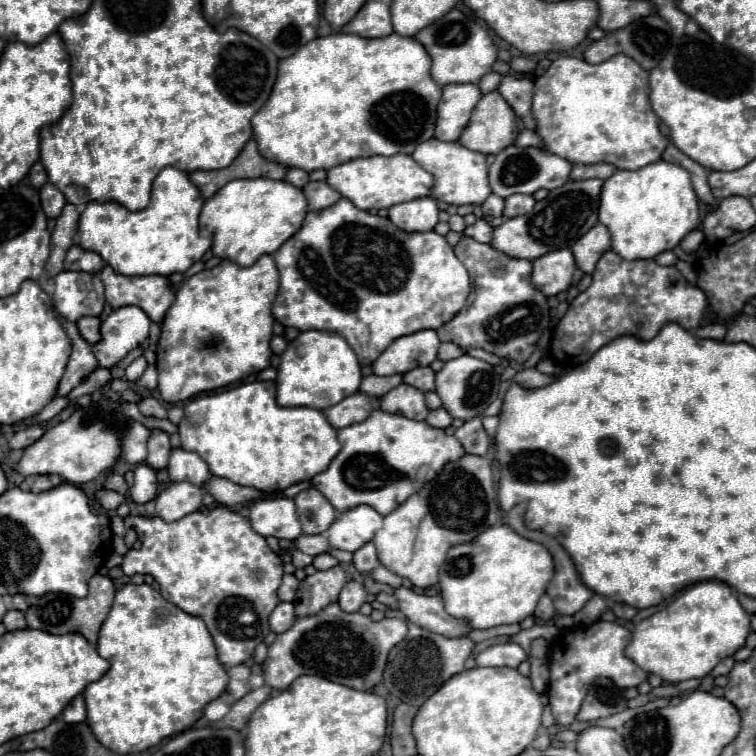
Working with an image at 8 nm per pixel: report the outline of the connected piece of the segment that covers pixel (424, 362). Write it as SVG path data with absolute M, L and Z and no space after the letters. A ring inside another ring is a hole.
M420 330L408 336L398 338L384 350L378 360L372 364L374 374L390 376L390 374L406 374L418 366L430 366L438 356L438 334L436 330Z

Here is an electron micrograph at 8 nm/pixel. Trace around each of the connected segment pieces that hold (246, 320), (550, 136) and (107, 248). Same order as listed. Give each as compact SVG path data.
M262 254L252 266L238 266L232 260L222 260L210 270L202 270L184 280L176 292L176 302L162 320L162 334L156 348L158 390L168 404L184 402L200 392L224 388L270 366L270 338L272 338L272 302L278 290L278 270L270 254Z
M618 54L602 64L588 64L580 58L562 56L552 62L542 78L534 84L532 114L538 122L536 132L542 136L548 152L570 160L572 164L610 162L616 168L638 170L646 164L662 160L662 152L668 148L668 138L660 134L658 118L650 106L648 72L632 58Z
M168 166L156 176L152 204L144 210L130 212L116 202L90 202L80 214L80 246L100 254L106 264L126 276L170 276L174 272L186 272L212 246L212 242L202 242L200 236L198 216L202 206L204 198L190 182L188 172Z

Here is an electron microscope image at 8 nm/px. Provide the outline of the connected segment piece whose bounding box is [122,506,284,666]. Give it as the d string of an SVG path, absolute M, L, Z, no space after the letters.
M216 506L208 514L192 512L176 522L165 522L159 517L134 516L130 520L124 518L126 524L137 533L142 533L142 548L128 550L122 562L122 570L126 576L133 576L138 572L146 572L154 576L154 580L162 586L162 596L182 608L192 616L200 616L218 648L218 660L224 666L238 666L248 662L254 656L254 648L264 642L266 634L270 632L268 616L280 604L276 594L282 582L282 558L268 546L264 536L256 534L250 526L250 520L224 508Z

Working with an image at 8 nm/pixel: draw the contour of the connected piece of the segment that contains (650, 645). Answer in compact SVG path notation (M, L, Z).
M698 582L676 596L668 606L636 624L632 642L626 648L642 670L660 676L670 684L690 678L704 678L724 658L734 656L750 634L750 614L740 606L736 594L724 582Z

